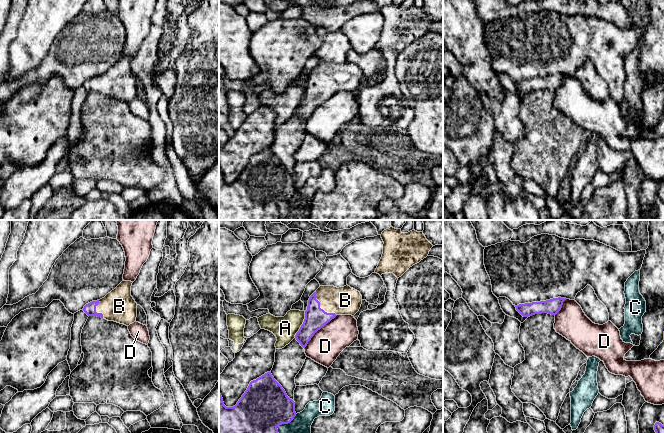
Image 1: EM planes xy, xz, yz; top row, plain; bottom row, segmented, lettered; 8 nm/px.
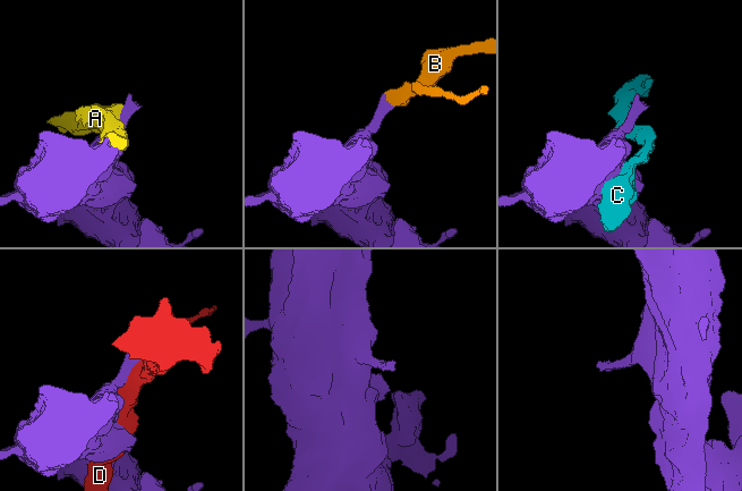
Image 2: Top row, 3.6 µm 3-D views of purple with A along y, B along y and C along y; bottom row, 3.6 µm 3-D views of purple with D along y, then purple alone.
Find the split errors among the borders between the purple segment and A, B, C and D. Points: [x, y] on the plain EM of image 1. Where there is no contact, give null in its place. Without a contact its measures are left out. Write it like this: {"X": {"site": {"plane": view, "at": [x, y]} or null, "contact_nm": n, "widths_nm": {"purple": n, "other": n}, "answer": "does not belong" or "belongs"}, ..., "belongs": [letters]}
{"A": {"site": {"plane": "xz", "at": [302, 100]}, "contact_nm": 240, "widths_nm": {"purple": 180, "other": 190}, "answer": "does not belong"}, "B": {"site": {"plane": "xz", "at": [320, 84]}, "contact_nm": 260, "widths_nm": {"purple": 180, "other": 220}, "answer": "belongs"}, "C": {"site": {"plane": "xz", "at": [279, 200]}, "contact_nm": 280, "widths_nm": {"purple": 460, "other": 260}, "answer": "does not belong"}, "D": {"site": {"plane": "xz", "at": [318, 105]}, "contact_nm": 380, "widths_nm": {"purple": 180, "other": 260}, "answer": "does not belong"}, "belongs": ["B"]}

